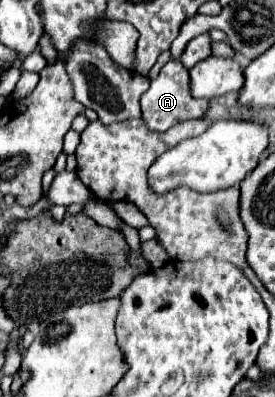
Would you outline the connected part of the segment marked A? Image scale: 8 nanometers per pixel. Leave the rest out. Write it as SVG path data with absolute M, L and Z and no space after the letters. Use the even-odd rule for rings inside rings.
M170 60L165 64L158 76L150 82L146 94L142 94L142 120L150 130L156 132L166 132L168 128L184 120L198 120L208 112L208 108L210 104L206 98L190 98L190 76L180 60Z

